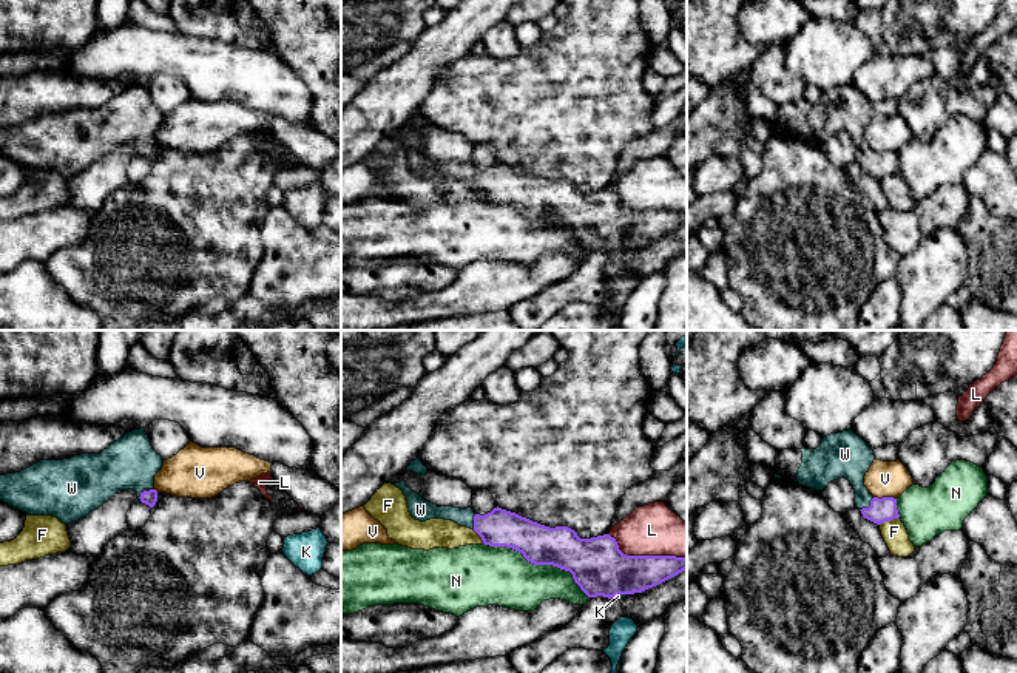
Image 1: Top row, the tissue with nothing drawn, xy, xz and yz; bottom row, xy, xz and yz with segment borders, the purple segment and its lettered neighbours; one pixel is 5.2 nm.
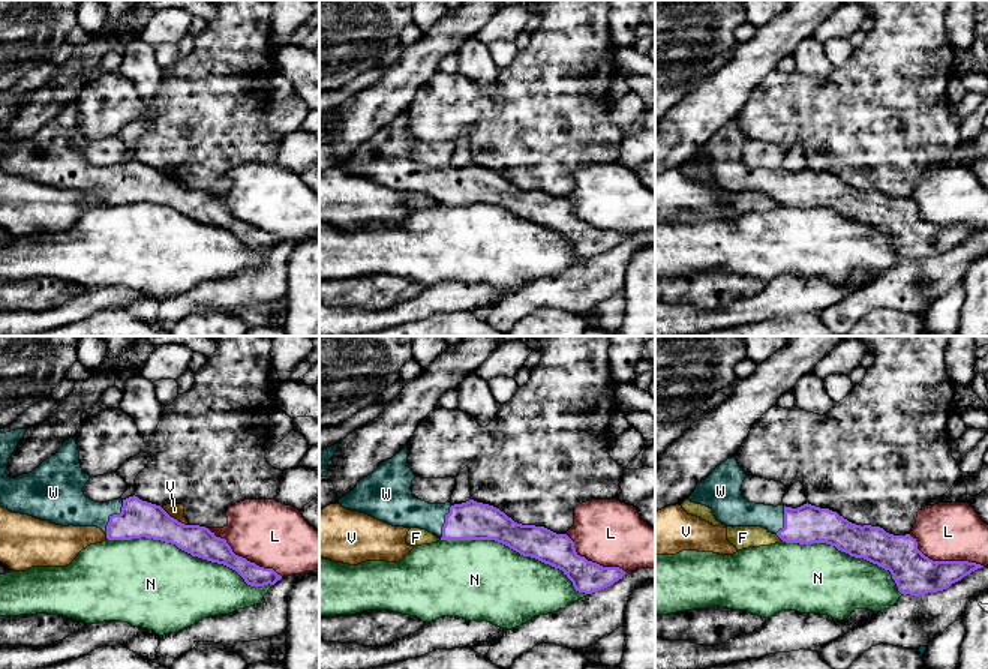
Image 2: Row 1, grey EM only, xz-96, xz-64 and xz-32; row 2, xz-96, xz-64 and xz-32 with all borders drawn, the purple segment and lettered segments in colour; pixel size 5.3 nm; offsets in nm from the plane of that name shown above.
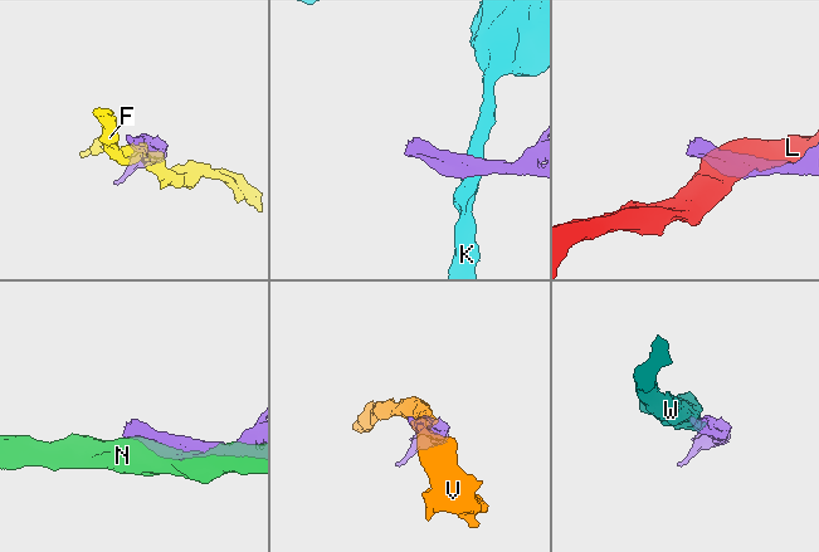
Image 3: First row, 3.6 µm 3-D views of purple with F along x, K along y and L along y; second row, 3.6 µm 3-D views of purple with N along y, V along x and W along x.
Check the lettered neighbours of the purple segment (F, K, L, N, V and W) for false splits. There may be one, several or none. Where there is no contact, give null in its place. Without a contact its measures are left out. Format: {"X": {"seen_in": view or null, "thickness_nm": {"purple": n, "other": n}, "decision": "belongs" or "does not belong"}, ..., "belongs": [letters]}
{"F": {"seen_in": "yz", "thickness_nm": {"purple": 130, "other": 130}, "decision": "does not belong"}, "K": {"seen_in": "xz", "thickness_nm": {"purple": 280, "other": 30}, "decision": "does not belong"}, "L": {"seen_in": "xz", "thickness_nm": {"purple": 280, "other": 280}, "decision": "does not belong"}, "N": {"seen_in": "xz", "thickness_nm": {"purple": 220, "other": 300}, "decision": "does not belong"}, "V": {"seen_in": "yz", "thickness_nm": {"purple": 130, "other": 190}, "decision": "does not belong"}, "W": {"seen_in": "yz", "thickness_nm": {"purple": 130, "other": 180}, "decision": "belongs"}, "belongs": ["W"]}

